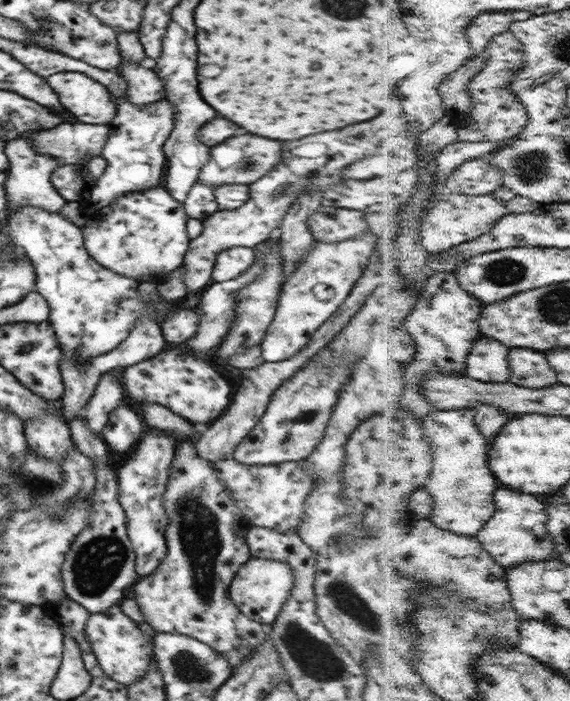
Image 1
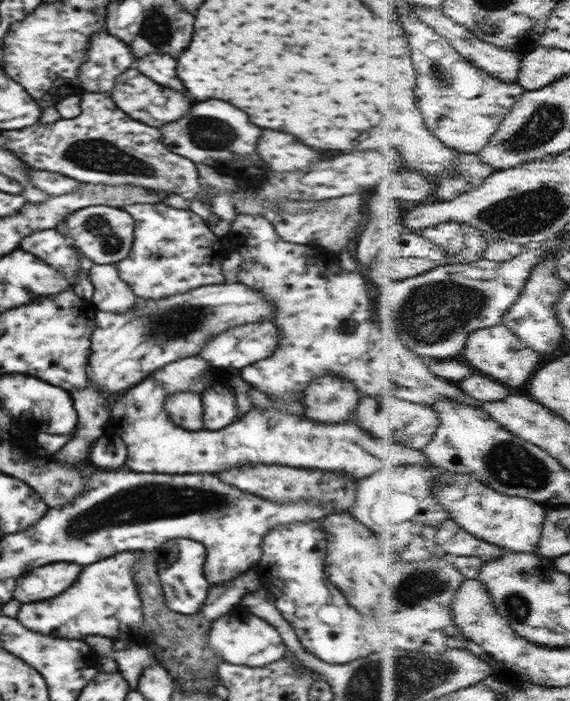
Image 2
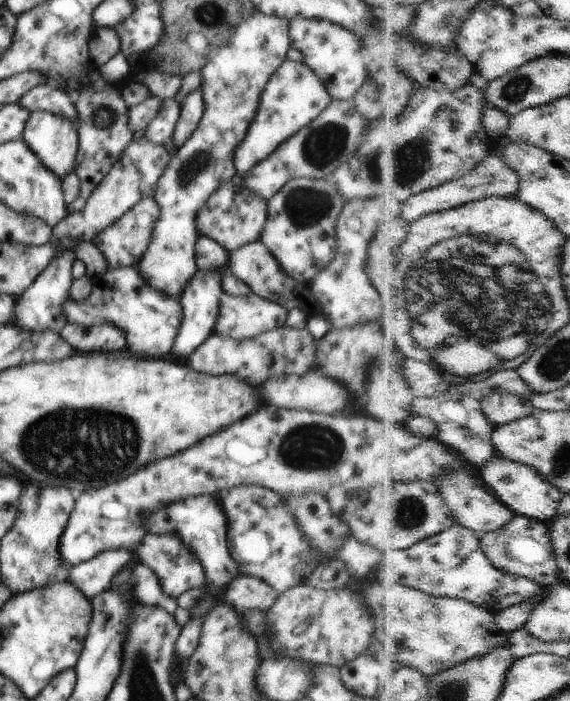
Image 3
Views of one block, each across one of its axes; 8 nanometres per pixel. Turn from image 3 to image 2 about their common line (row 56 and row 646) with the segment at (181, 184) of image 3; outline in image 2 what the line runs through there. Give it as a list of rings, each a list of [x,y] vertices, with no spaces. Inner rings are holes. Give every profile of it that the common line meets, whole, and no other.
[[[238,605],[210,623],[207,640],[226,663],[262,667],[282,659],[287,649],[278,629],[246,607]]]

